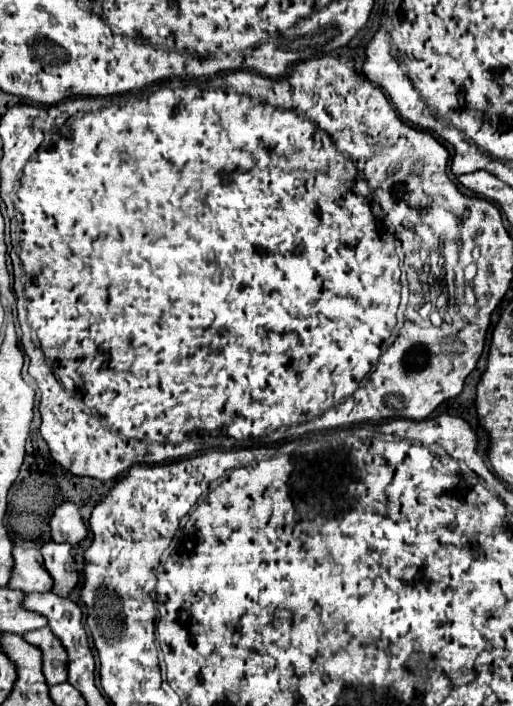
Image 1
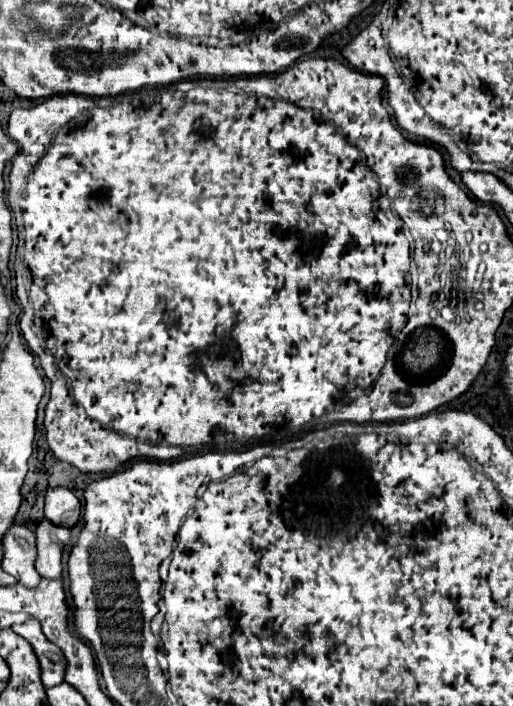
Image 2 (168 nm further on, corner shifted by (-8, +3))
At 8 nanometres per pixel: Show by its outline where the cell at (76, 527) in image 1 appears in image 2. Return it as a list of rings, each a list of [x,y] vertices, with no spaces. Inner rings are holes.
[[[54,487],[46,493],[44,513],[52,523],[60,527],[72,527],[80,519],[80,501],[70,489]]]

